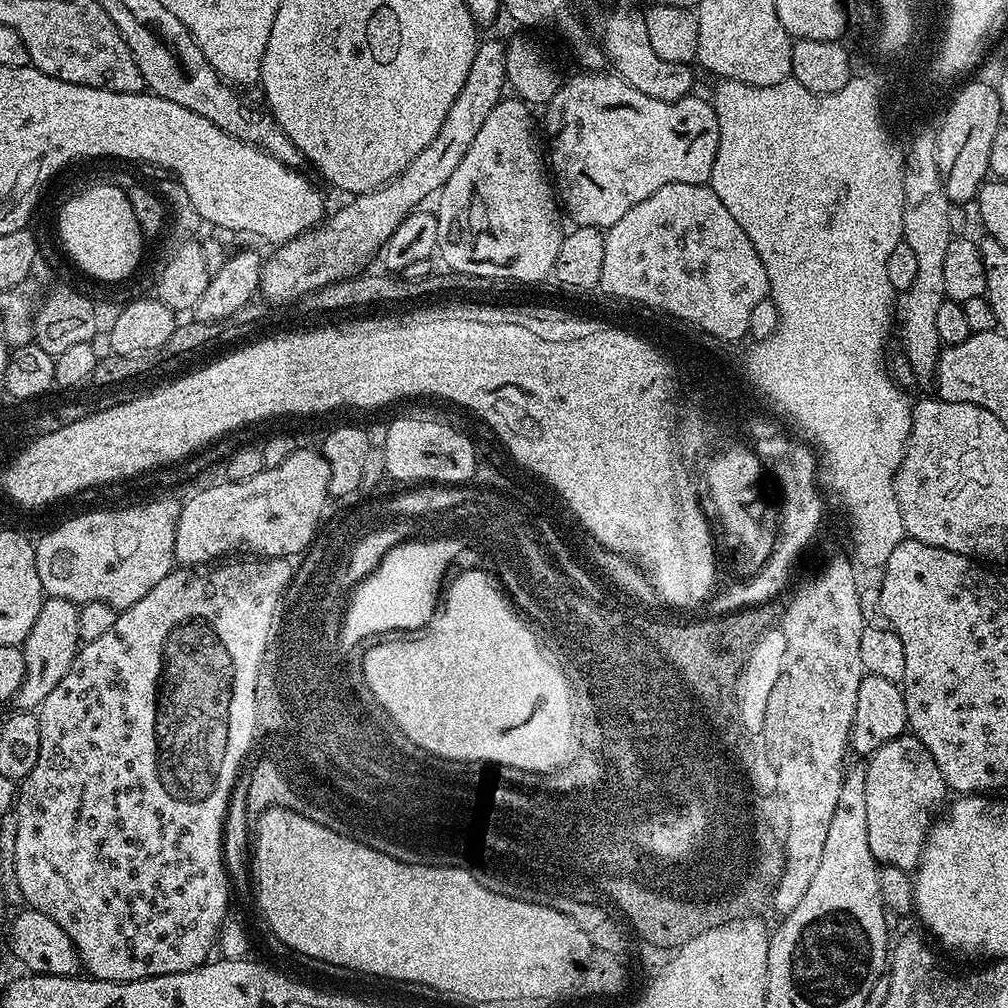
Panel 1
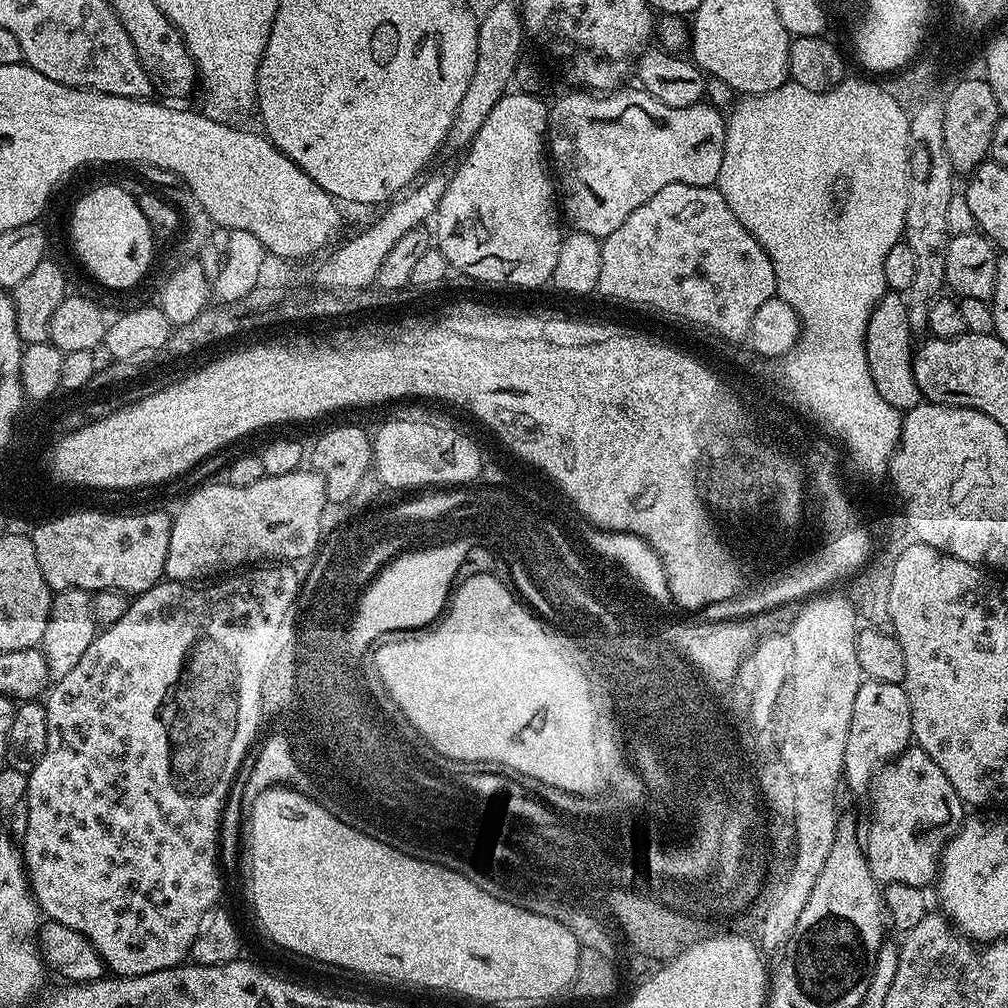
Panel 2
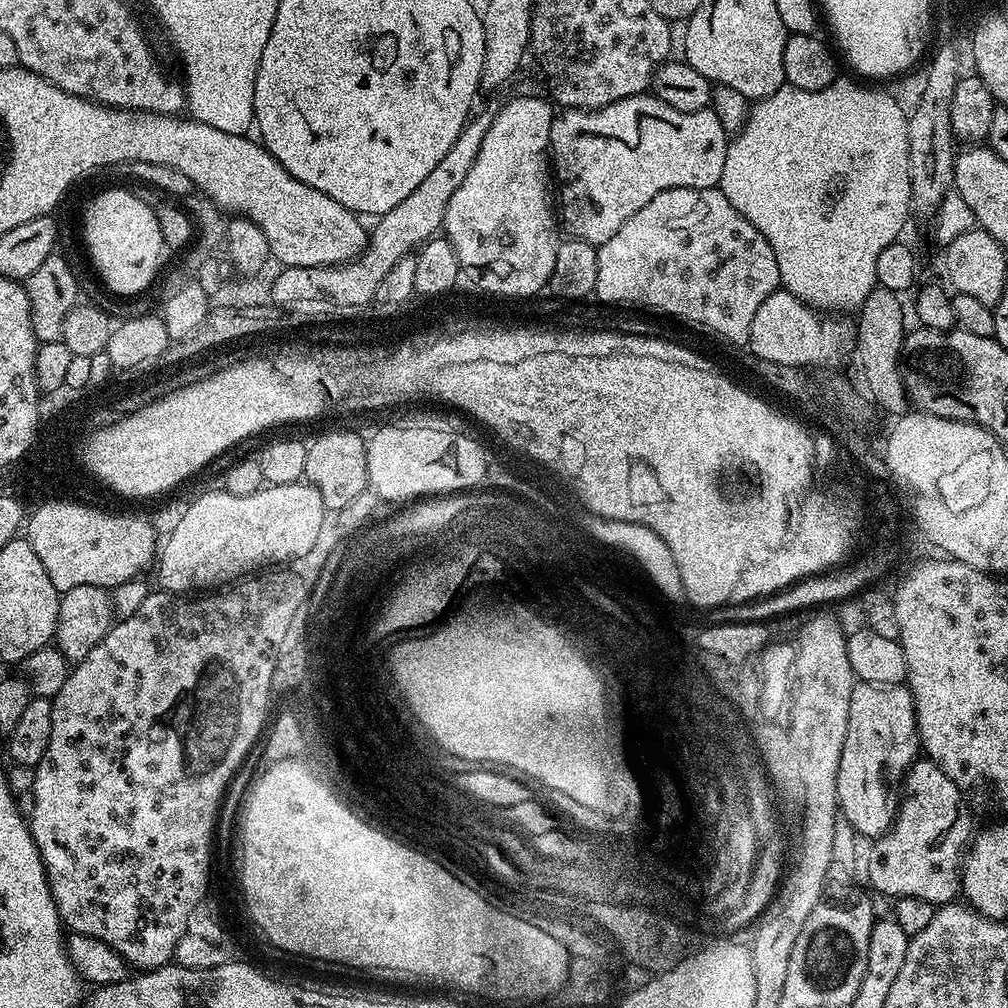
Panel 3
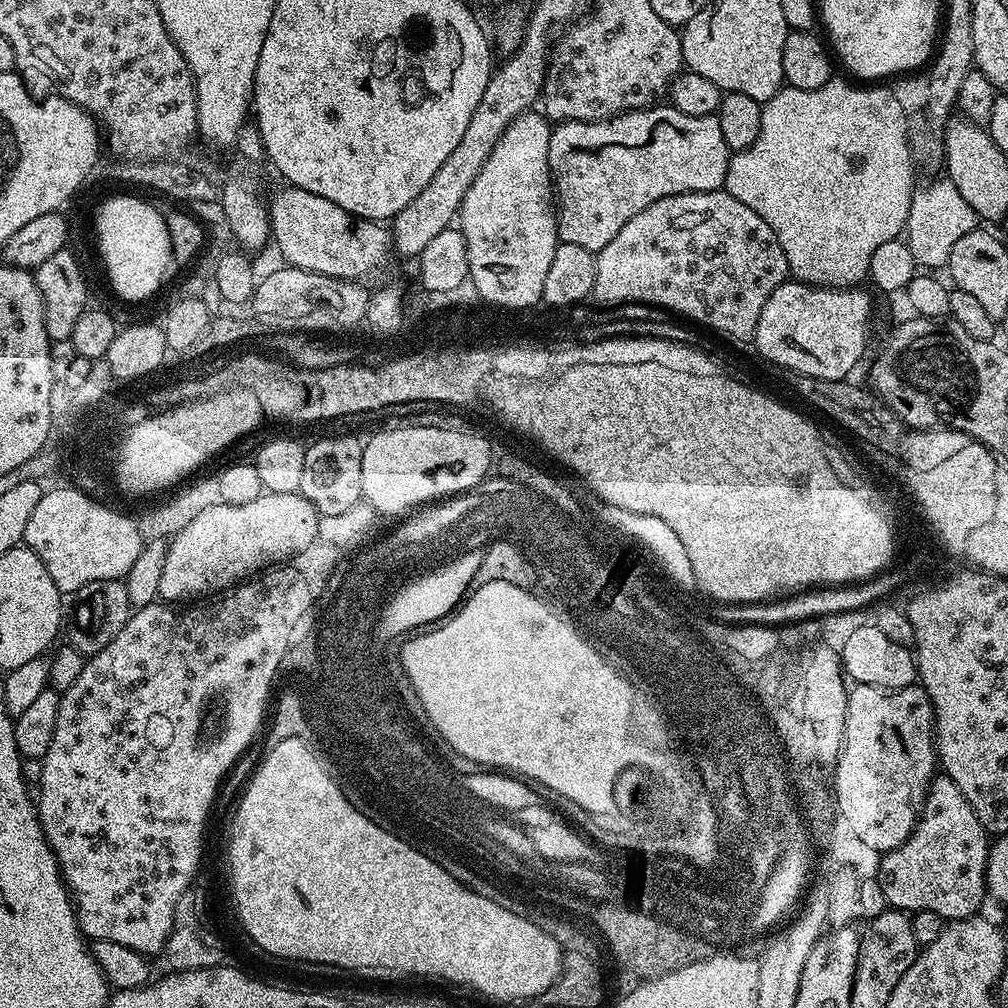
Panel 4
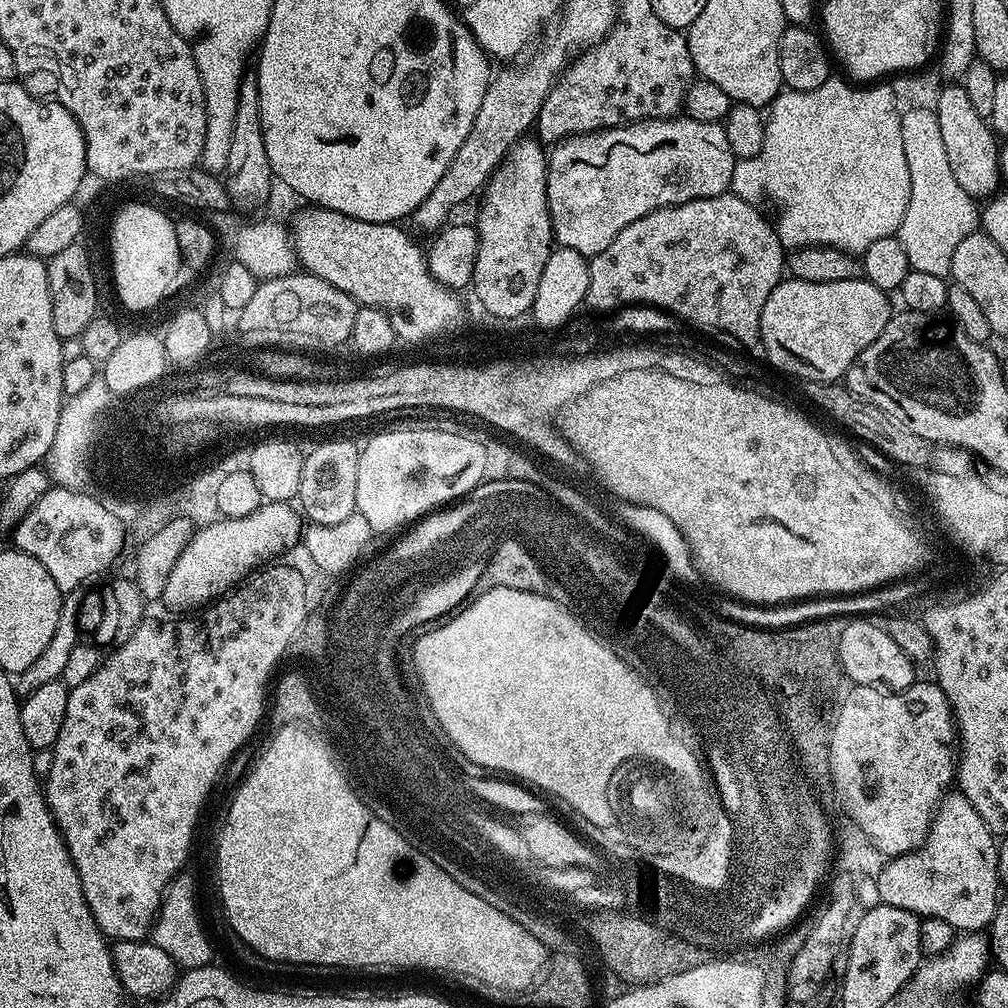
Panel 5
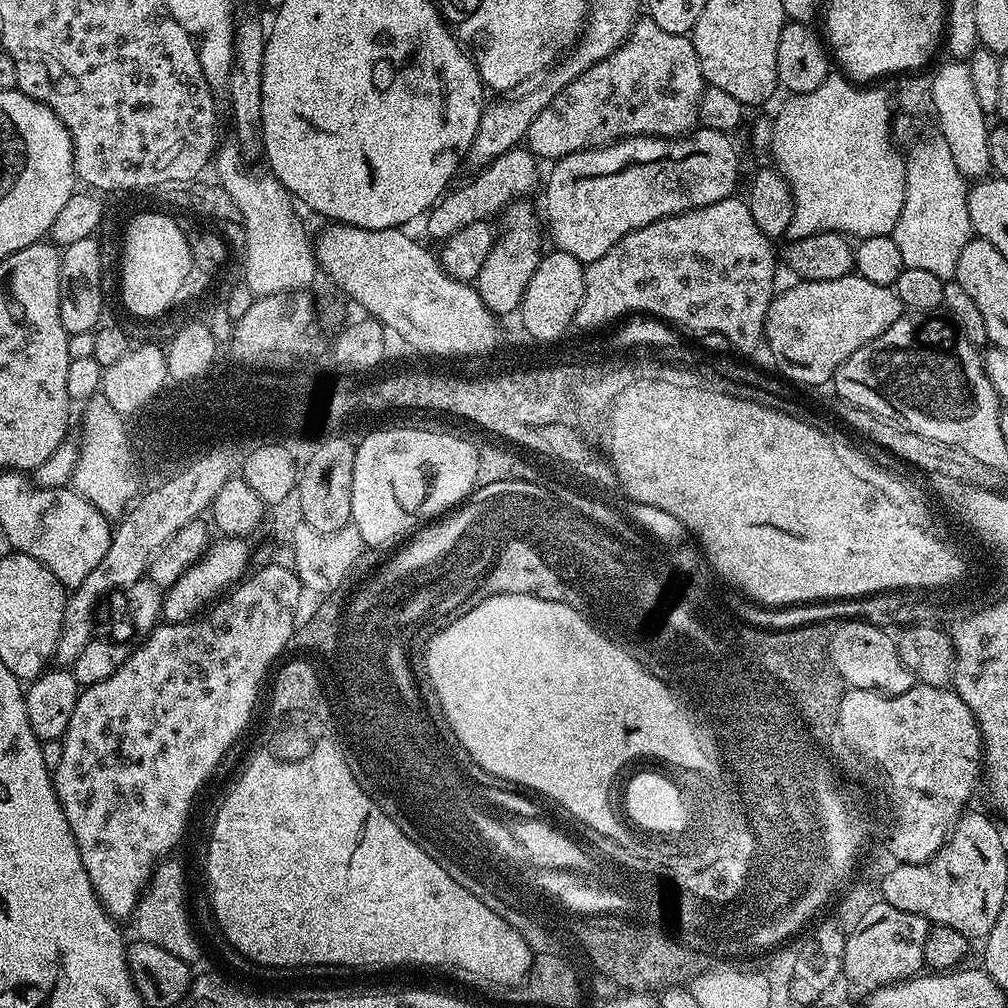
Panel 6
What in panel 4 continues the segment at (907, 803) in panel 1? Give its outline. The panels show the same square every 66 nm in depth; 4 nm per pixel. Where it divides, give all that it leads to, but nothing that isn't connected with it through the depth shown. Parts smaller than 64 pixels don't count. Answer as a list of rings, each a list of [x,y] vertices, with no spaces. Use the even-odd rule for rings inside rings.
[[[933,776],[910,838],[880,857],[883,903],[909,914],[933,912],[945,922],[977,915],[986,901],[984,875],[989,847],[989,833],[978,822],[970,802],[966,802],[966,794],[954,786],[949,776]]]

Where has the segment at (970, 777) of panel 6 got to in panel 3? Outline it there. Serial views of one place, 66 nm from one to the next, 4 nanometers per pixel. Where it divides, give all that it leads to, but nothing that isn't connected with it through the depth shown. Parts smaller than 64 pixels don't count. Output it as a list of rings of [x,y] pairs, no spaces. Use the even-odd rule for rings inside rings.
[[[853,683],[846,742],[838,762],[836,803],[839,815],[848,819],[857,837],[879,838],[888,833],[898,807],[894,796],[892,800],[892,783],[903,777],[921,752],[911,690],[904,684]]]

